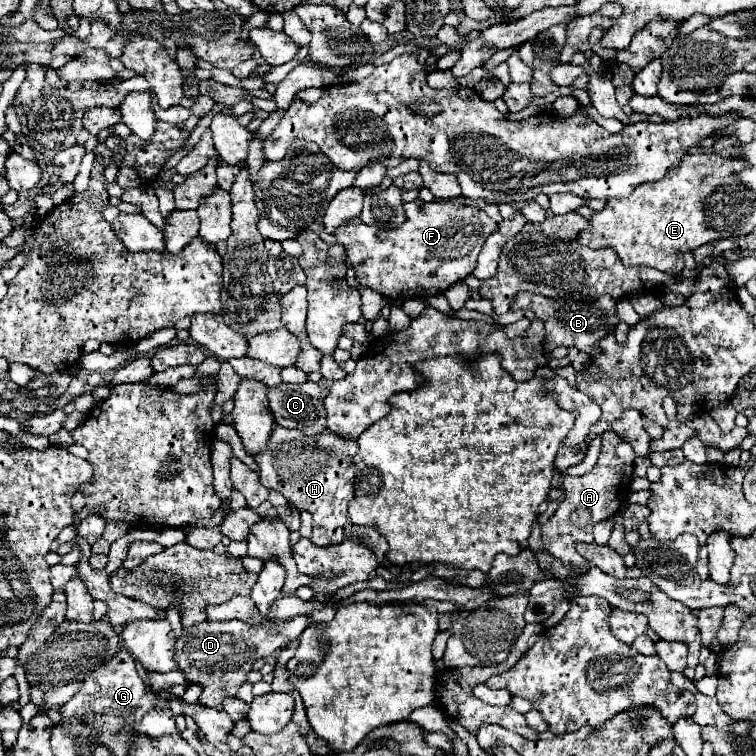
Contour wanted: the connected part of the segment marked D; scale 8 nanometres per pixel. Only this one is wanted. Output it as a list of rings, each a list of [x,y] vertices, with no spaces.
[[[294,617],[278,625],[246,625],[242,621],[224,621],[224,623],[198,623],[184,627],[182,635],[176,639],[176,667],[186,675],[190,685],[202,685],[202,695],[198,703],[214,709],[222,709],[226,697],[236,697],[242,683],[246,683],[248,673],[256,659],[270,657],[284,643],[292,643],[308,627],[308,617]]]

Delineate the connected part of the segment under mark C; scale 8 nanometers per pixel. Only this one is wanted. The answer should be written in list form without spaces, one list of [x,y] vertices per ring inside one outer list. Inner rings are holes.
[[[308,381],[304,385],[278,385],[268,389],[270,411],[278,425],[302,431],[308,437],[326,431],[326,409],[322,407],[322,387]]]

